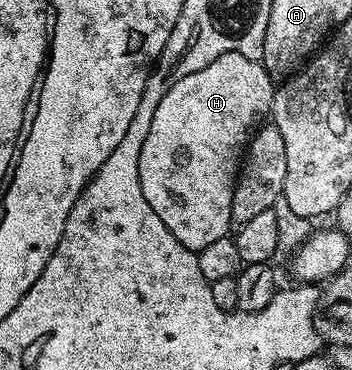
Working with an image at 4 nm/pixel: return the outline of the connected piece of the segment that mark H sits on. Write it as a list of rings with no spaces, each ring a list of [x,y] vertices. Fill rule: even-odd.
[[[222,53],[210,61],[206,69],[182,77],[182,81],[162,97],[158,109],[154,109],[154,121],[150,121],[150,133],[146,133],[146,141],[142,141],[142,157],[138,157],[138,181],[150,209],[162,217],[162,225],[166,225],[188,251],[201,251],[214,241],[229,238],[236,179],[249,140],[261,126],[263,115],[267,116],[272,110],[273,92],[274,80],[263,62],[242,57],[242,53]]]

